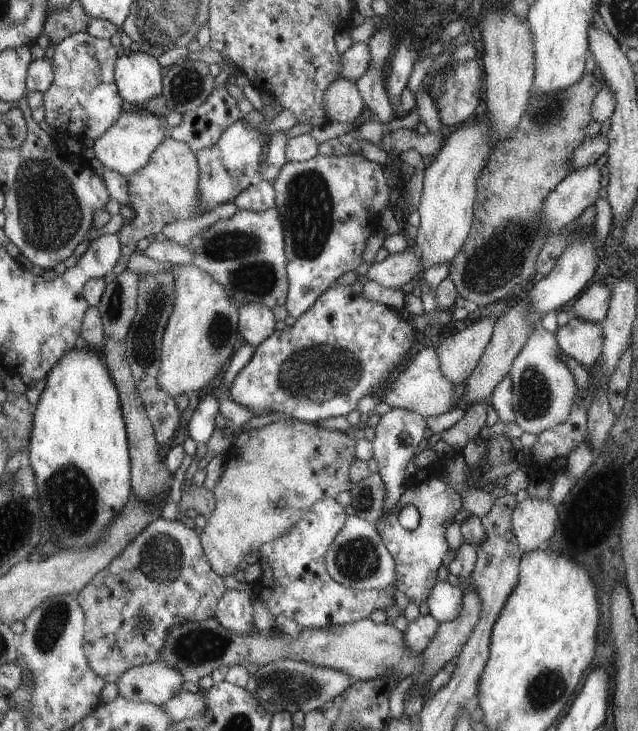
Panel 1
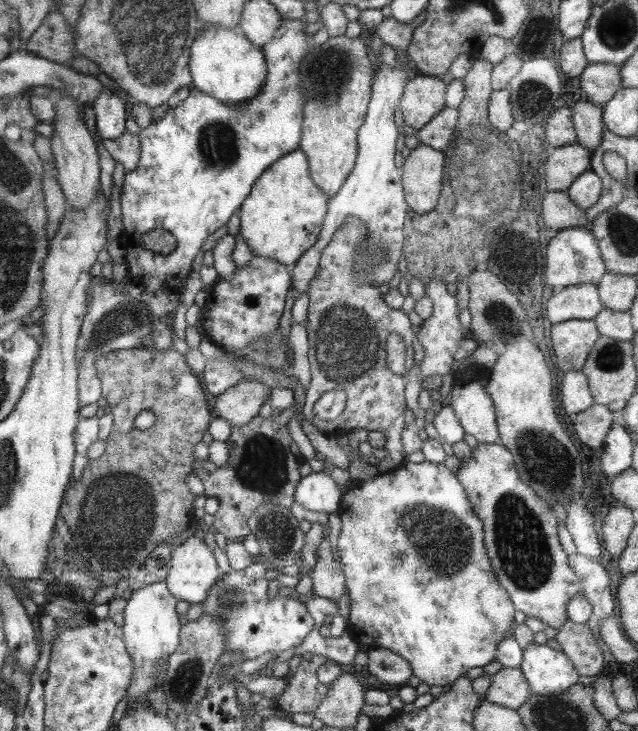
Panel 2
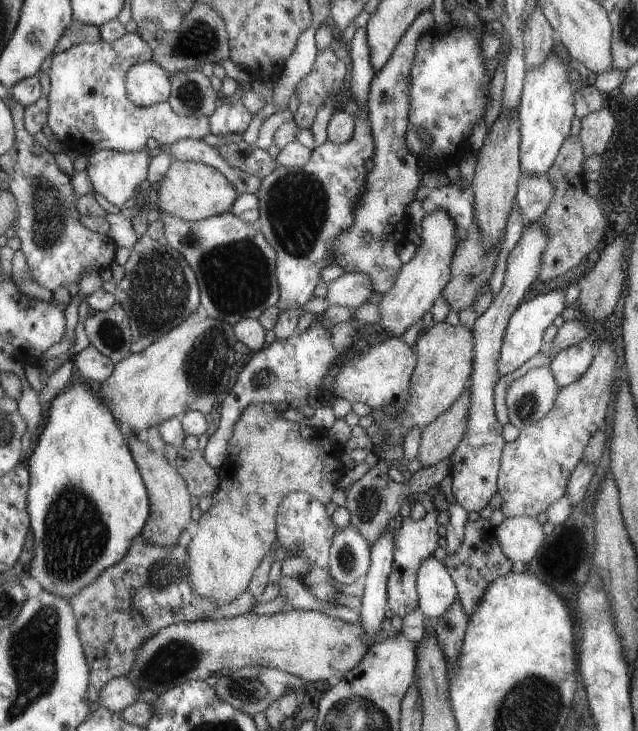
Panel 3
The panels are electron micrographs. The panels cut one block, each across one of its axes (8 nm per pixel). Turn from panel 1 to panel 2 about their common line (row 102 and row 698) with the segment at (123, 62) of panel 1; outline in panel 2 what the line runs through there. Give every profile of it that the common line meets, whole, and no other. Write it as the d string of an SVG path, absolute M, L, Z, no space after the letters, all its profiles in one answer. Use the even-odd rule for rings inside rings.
M165 580L147 584L144 588L133 591L124 613L124 639L135 668L134 678L127 692L130 696L129 705L138 704L138 700L142 700L148 690L160 684L157 680L157 670L164 661L169 660L174 650L180 648L180 626L183 625L180 624L180 616L176 612L176 596L169 590Z

